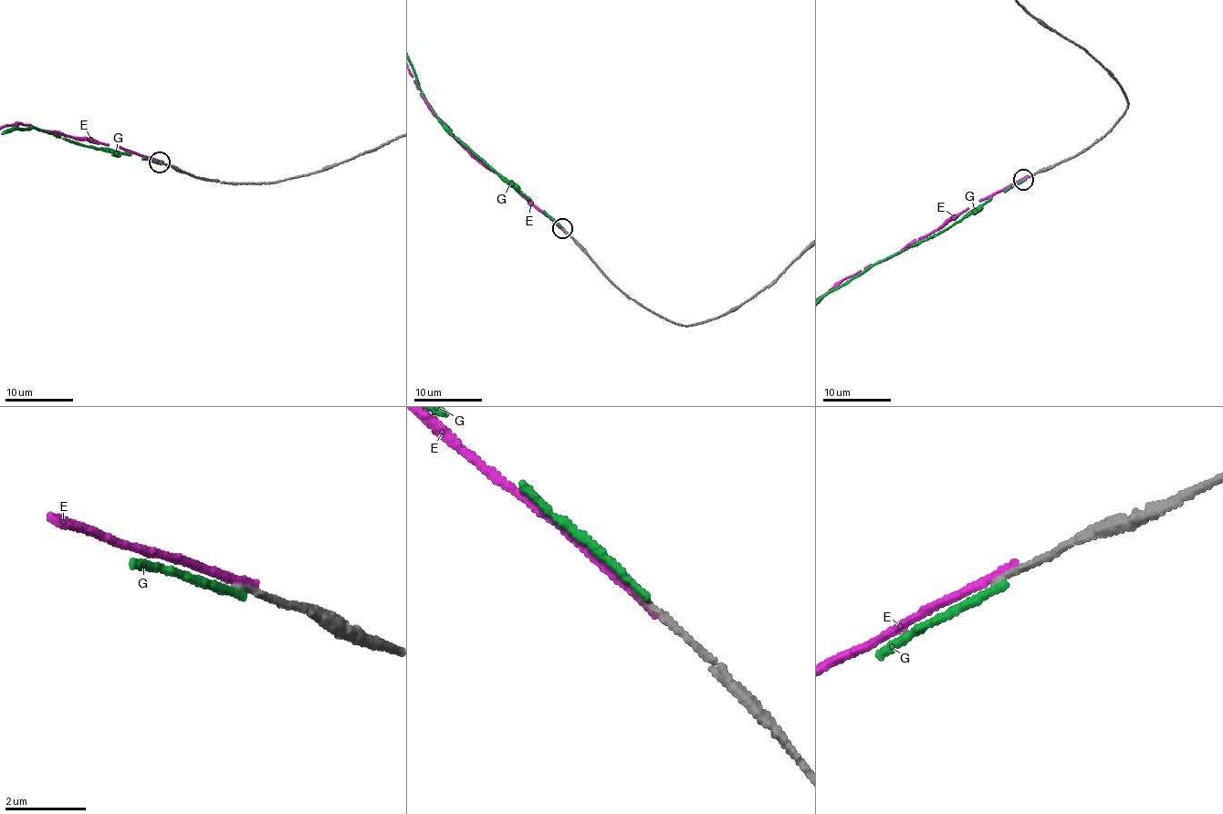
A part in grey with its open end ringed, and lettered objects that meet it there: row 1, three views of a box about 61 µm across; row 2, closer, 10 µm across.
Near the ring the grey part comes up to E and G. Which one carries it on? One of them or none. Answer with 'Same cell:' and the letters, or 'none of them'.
Same cell: none of them

